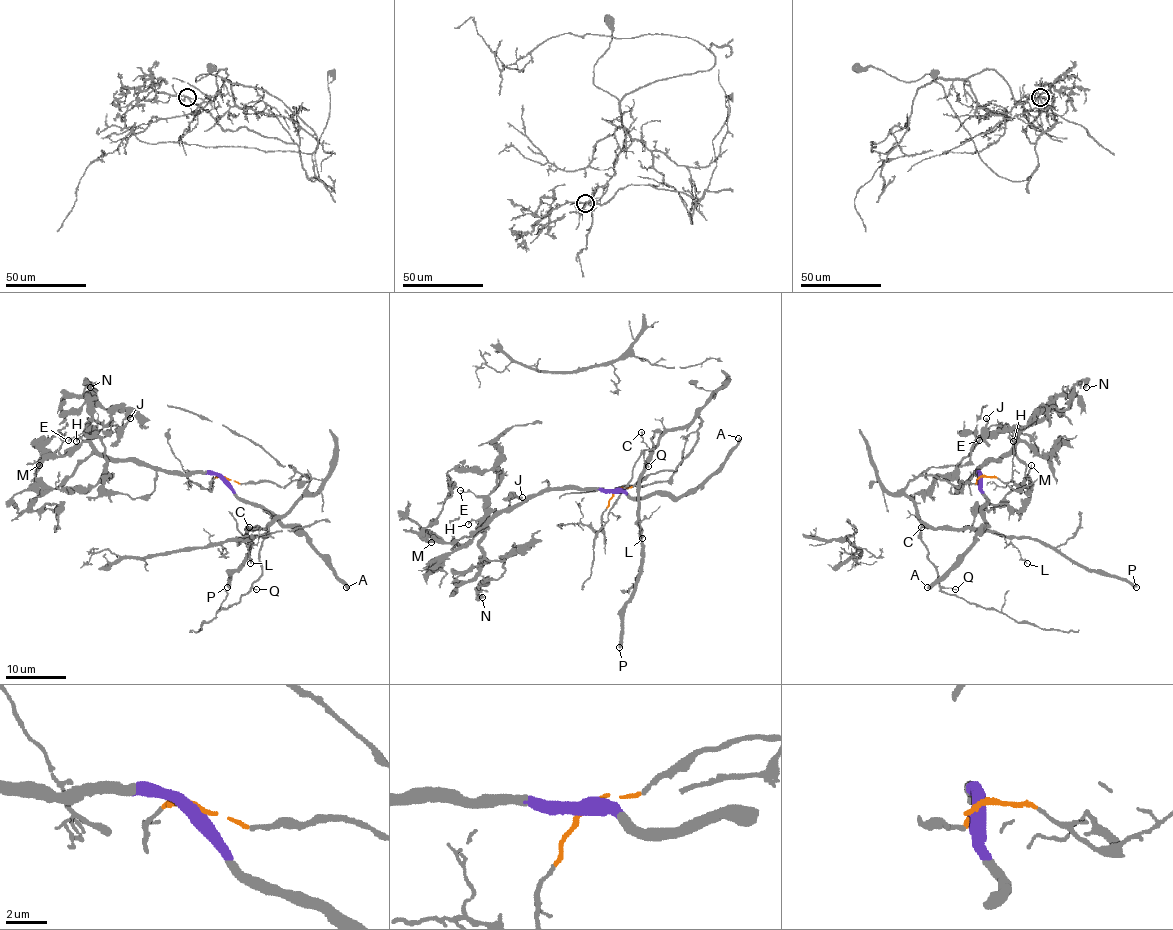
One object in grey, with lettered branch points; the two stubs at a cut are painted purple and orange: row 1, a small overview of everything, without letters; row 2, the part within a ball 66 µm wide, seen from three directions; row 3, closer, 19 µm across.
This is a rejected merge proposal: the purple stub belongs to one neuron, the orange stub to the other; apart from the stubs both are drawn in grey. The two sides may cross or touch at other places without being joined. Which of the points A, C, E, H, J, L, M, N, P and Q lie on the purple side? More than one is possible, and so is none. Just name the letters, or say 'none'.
A, E, H, J, M, N

